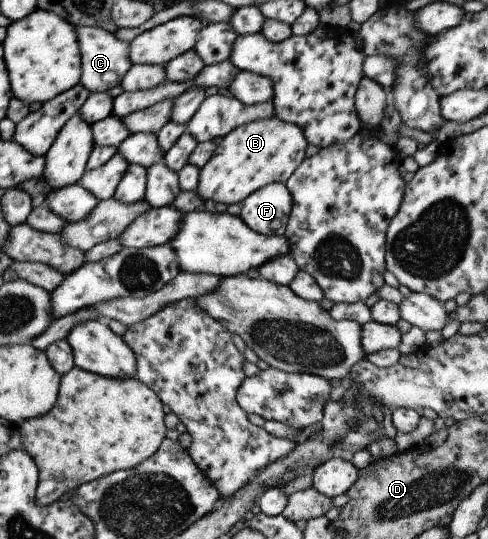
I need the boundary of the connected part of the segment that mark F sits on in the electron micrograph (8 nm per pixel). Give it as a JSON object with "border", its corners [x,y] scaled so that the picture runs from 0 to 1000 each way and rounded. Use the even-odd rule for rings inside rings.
{"border":[[[551,340],[514,358],[492,388],[494,408],[537,436],[580,436],[598,371],[582,340]]]}

